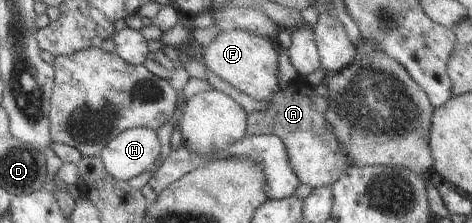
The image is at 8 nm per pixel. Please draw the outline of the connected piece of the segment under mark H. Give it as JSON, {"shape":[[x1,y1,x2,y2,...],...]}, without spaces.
{"shape":[[130,128,112,138,94,156,100,160,104,172,118,181,127,181,150,169,159,156,160,144,156,132,148,128]]}

